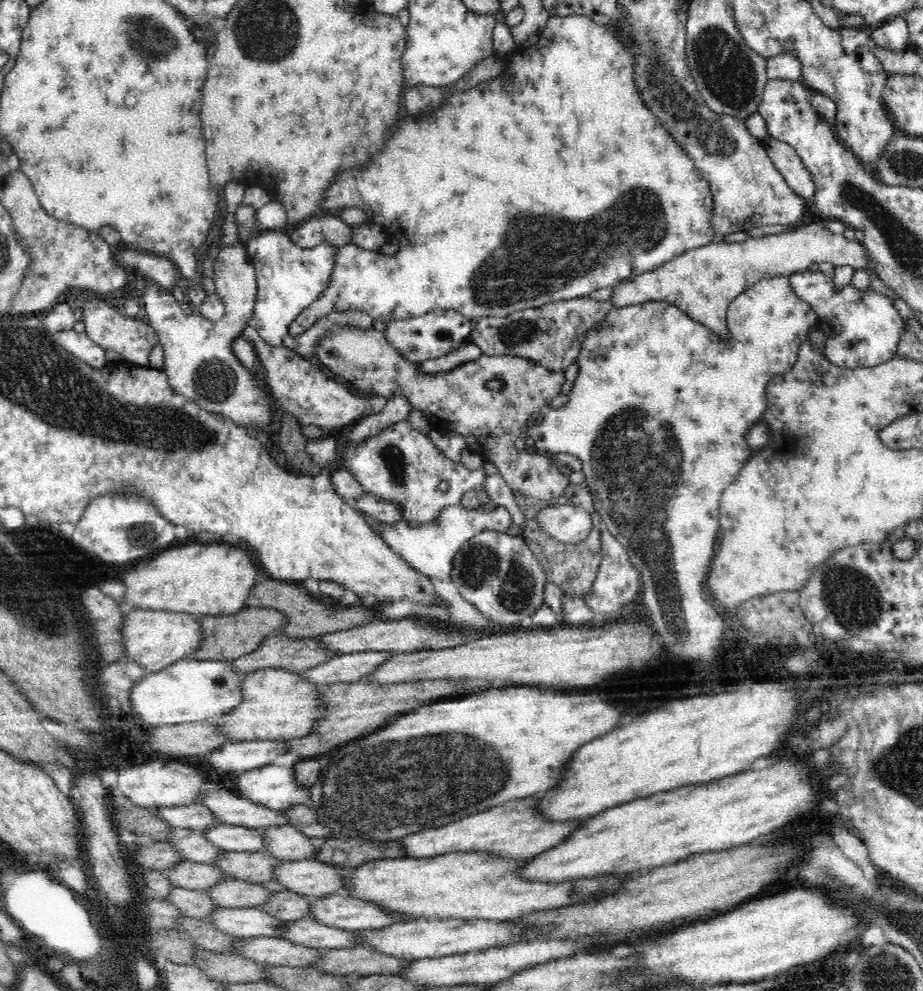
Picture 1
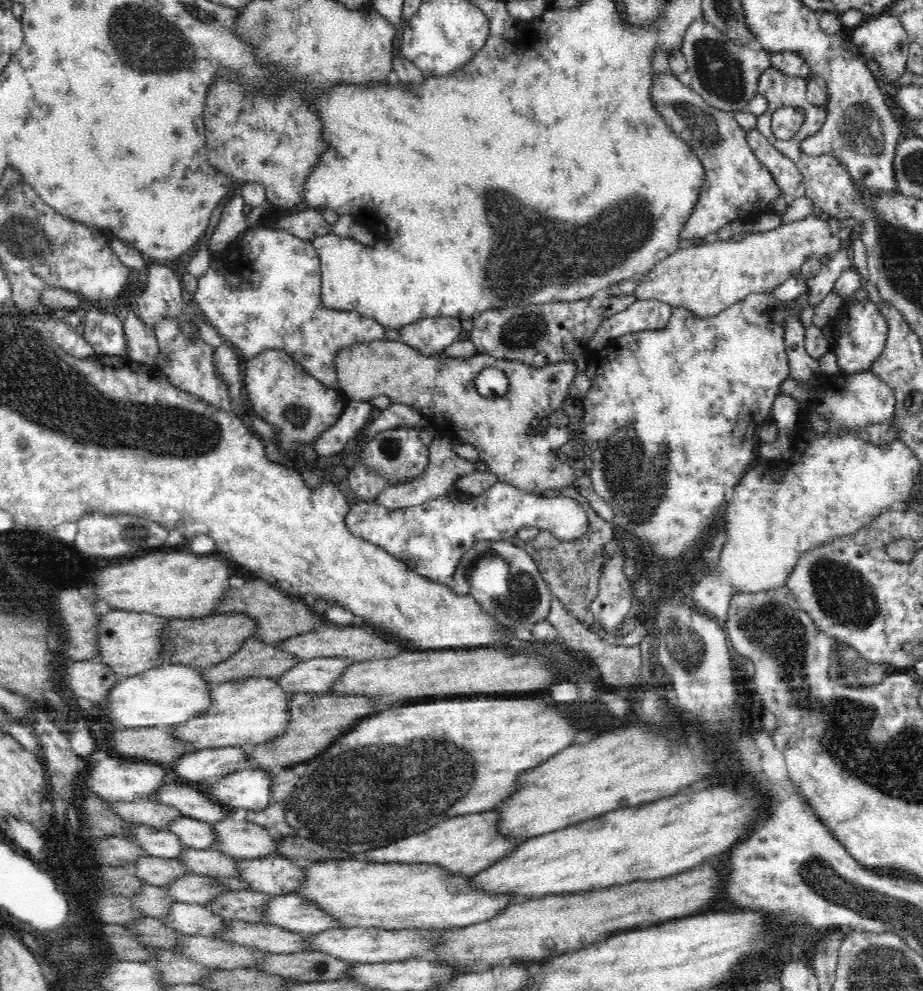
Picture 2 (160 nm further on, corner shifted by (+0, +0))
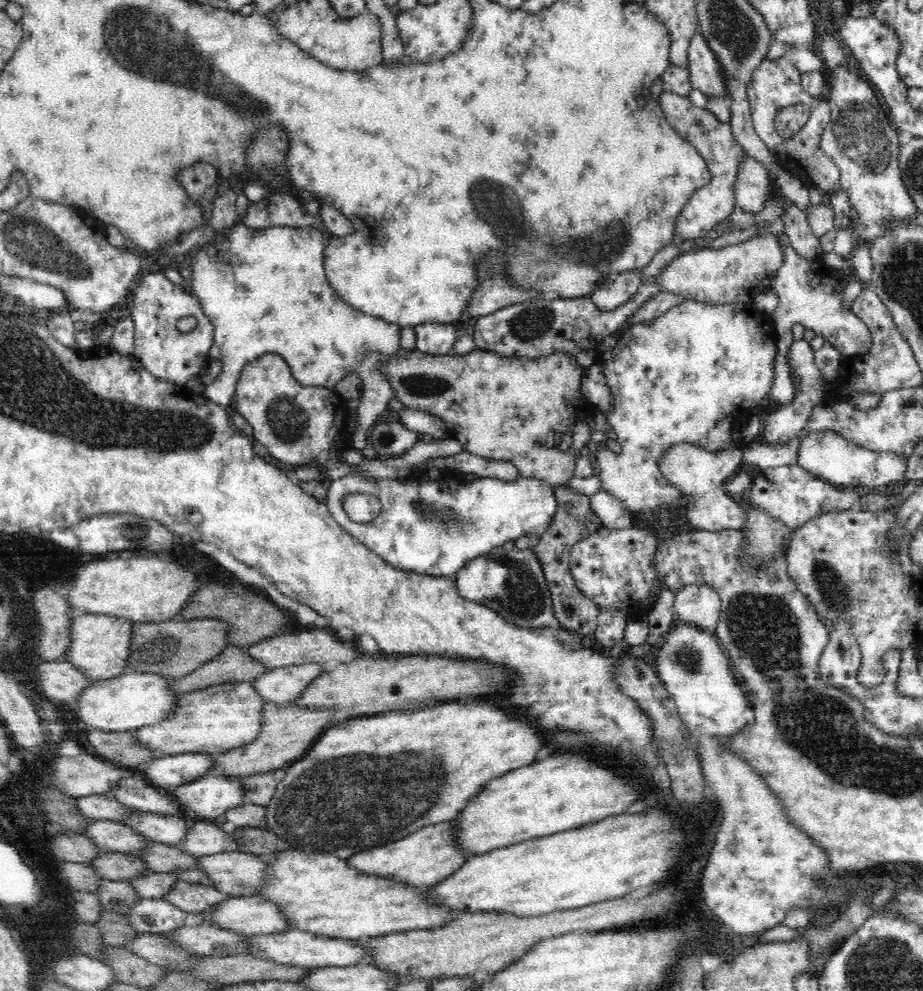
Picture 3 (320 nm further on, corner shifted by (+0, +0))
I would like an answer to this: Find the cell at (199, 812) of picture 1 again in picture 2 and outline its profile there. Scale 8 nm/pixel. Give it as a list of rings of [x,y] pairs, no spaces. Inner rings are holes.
[[[151,799],[110,802],[109,805],[113,813],[120,818],[132,823],[153,826],[154,828],[166,829],[170,821],[184,817],[177,808],[154,802]]]

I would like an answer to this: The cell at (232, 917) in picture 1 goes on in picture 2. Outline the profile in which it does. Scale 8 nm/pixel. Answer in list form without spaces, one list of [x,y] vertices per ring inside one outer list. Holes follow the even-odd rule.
[[[175,902],[171,905],[168,914],[160,920],[176,932],[211,937],[219,935],[226,928],[224,926],[226,920],[212,915],[202,905],[183,902]]]

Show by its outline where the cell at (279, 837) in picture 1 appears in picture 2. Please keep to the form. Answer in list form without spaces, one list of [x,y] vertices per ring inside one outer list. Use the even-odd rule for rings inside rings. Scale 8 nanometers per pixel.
[[[231,817],[211,823],[218,839],[218,851],[234,859],[277,856],[278,843],[271,832],[253,822],[234,821]]]

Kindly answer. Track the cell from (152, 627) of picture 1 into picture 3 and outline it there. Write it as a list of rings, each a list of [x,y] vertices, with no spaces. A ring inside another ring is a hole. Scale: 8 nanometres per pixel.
[[[90,614],[71,618],[70,648],[68,654],[62,658],[75,666],[84,676],[98,679],[109,679],[129,672],[127,658],[130,656],[131,640],[133,637],[134,622],[127,618],[108,616],[107,614]]]

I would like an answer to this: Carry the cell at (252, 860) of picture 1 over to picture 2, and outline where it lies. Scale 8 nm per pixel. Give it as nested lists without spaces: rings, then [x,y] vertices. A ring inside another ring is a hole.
[[[217,849],[186,850],[177,858],[190,873],[210,878],[240,878],[238,860]]]

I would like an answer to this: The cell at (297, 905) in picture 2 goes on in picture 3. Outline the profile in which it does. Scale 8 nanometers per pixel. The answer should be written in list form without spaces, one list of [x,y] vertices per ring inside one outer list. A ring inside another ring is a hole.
[[[258,894],[239,897],[230,895],[228,897],[228,902],[227,900],[224,900],[222,904],[218,904],[216,908],[210,908],[210,910],[204,912],[204,914],[196,915],[194,913],[188,913],[185,925],[196,926],[202,924],[202,922],[207,922],[208,924],[211,922],[211,924],[217,924],[217,926],[221,926],[224,930],[229,930],[236,934],[255,935],[281,933],[294,929],[289,926],[287,921],[288,919],[282,915],[282,911],[280,911],[276,905],[264,901],[264,898]]]

